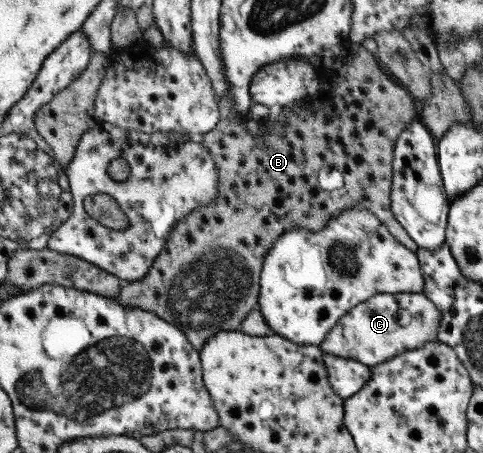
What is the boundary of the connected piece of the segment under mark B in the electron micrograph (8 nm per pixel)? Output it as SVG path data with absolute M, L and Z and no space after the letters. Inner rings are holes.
M358 43L347 44L342 49L342 52L340 52L340 55L335 58L334 65L332 65L330 70L332 73L328 73L328 79L324 81L324 93L316 93L313 97L305 96L302 99L302 107L300 107L300 109L296 109L294 105L281 107L277 110L277 114L274 116L272 126L268 126L266 122L263 126L260 125L260 128L263 128L262 136L259 137L261 142L257 142L257 139L249 132L245 123L237 124L236 122L224 121L223 119L219 119L210 131L194 137L195 141L199 141L199 143L207 149L212 161L215 161L215 166L218 171L218 189L215 200L211 204L200 206L190 213L187 213L183 218L180 218L170 230L160 253L154 258L146 275L140 280L122 283L120 293L117 297L114 297L114 300L118 300L130 311L143 309L144 311L154 313L163 321L170 323L170 325L175 325L176 329L180 329L180 331L182 331L188 338L190 345L196 351L200 351L200 349L202 349L202 344L207 340L207 337L210 337L219 331L238 330L244 317L257 305L259 273L264 256L267 254L269 248L272 247L273 241L276 241L276 238L281 233L284 233L289 229L302 227L309 232L324 229L325 223L330 217L353 205L359 205L370 211L382 225L385 225L386 229L393 235L393 238L400 242L400 245L403 245L406 249L416 251L418 248L417 245L408 237L404 228L395 220L395 217L391 212L389 193L391 189L392 175L391 161L393 158L393 149L396 138L399 136L399 133L412 122L412 120L418 119L418 107L411 95L404 88L400 88L396 85L390 78L390 75L382 69L376 58L373 55L370 55L370 53ZM328 167L334 169L334 171L338 171L338 173L341 173L342 175L343 185L338 190L325 191L319 189L317 183L318 171ZM228 249L238 253L238 257L242 257L242 263L244 263L244 265L232 265L232 255L230 255L230 263L228 263Z

